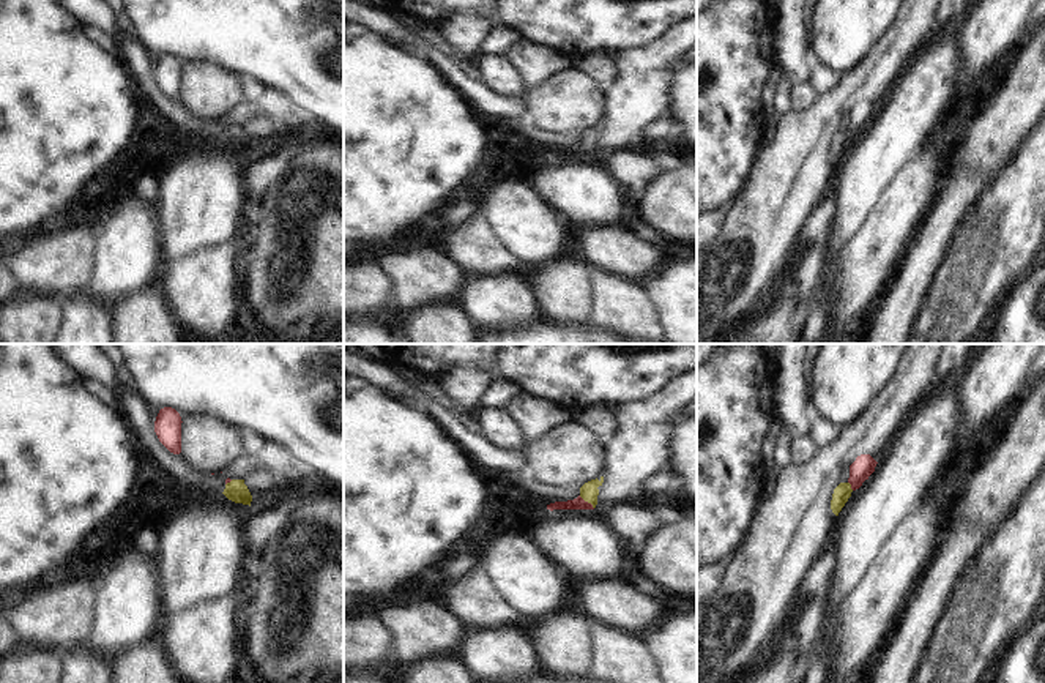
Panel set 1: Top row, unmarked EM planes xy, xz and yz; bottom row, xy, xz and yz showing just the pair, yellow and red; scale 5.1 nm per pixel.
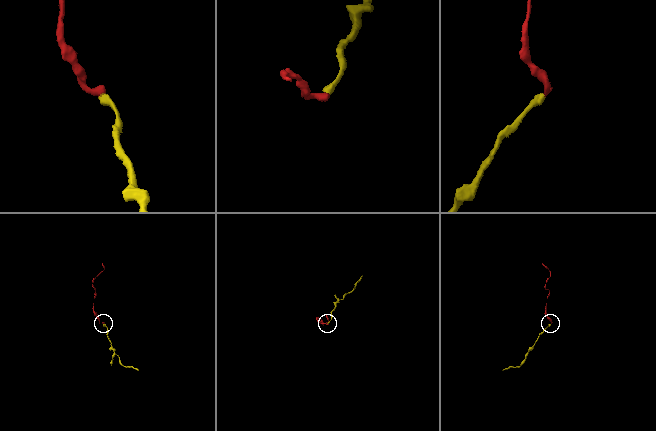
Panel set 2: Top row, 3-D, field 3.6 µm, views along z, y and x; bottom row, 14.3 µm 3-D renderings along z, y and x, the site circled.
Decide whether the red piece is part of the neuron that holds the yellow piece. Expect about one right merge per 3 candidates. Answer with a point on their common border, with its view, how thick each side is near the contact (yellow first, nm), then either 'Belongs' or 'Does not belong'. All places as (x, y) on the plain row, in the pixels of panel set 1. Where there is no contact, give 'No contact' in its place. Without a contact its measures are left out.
Touches yellow at xz (587, 147). Thickness 90 nm (yellow) against 60 nm. Belongs.

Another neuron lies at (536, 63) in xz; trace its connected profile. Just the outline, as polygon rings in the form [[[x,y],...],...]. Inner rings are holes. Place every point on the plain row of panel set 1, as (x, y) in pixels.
[[[525,38],[515,43],[508,57],[517,65],[528,88],[537,87],[575,65],[575,58]]]

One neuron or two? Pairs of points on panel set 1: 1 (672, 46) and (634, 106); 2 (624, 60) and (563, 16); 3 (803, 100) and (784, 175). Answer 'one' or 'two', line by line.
1: one
2: two
3: two

